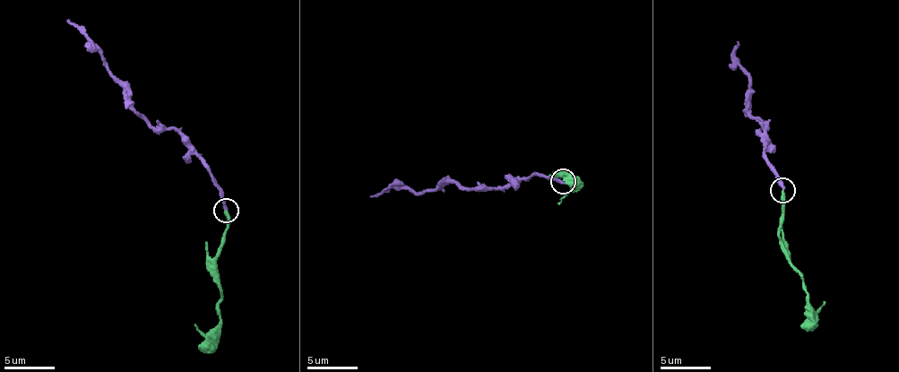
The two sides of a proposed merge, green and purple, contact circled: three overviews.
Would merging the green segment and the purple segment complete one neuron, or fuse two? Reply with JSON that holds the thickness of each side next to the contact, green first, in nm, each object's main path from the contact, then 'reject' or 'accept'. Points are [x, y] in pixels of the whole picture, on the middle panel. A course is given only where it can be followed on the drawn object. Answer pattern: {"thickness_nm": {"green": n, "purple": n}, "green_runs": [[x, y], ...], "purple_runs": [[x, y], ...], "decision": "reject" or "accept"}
{"thickness_nm": {"green": 240, "purple": 220}, "green_runs": [[564, 182], [567, 177], [564, 169], [580, 181], [557, 203]], "purple_runs": [[564, 182], [538, 175], [498, 189], [462, 190], [451, 182], [412, 194], [393, 186], [369, 197]], "decision": "reject"}

